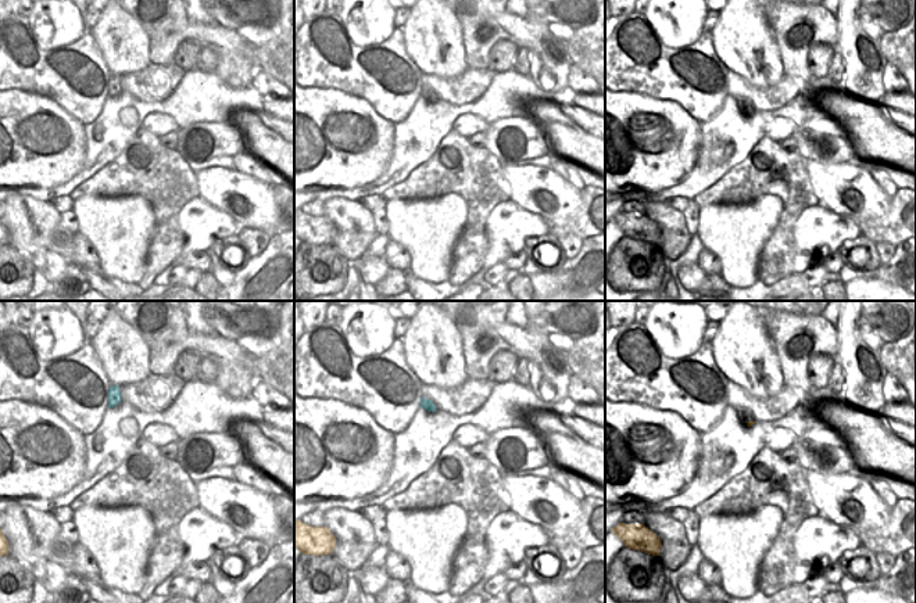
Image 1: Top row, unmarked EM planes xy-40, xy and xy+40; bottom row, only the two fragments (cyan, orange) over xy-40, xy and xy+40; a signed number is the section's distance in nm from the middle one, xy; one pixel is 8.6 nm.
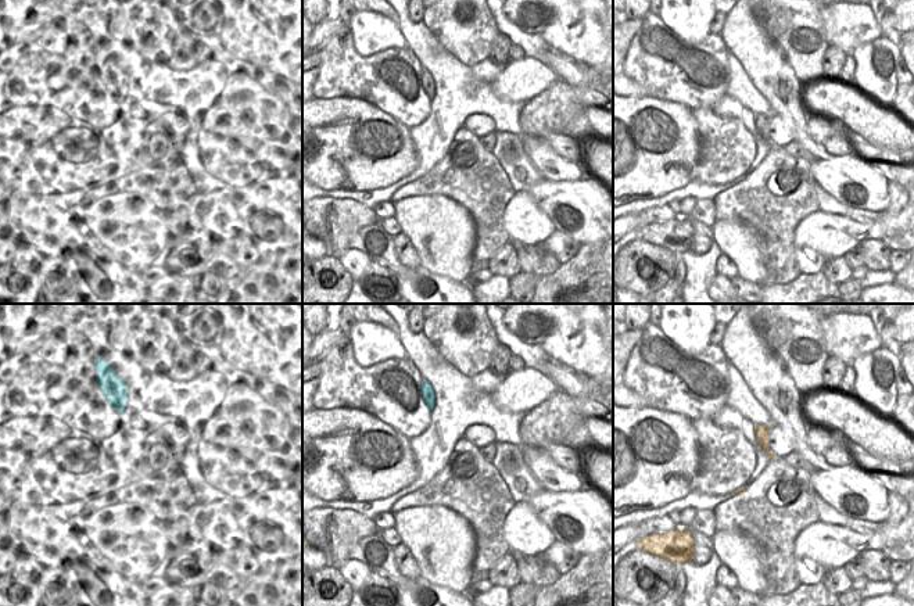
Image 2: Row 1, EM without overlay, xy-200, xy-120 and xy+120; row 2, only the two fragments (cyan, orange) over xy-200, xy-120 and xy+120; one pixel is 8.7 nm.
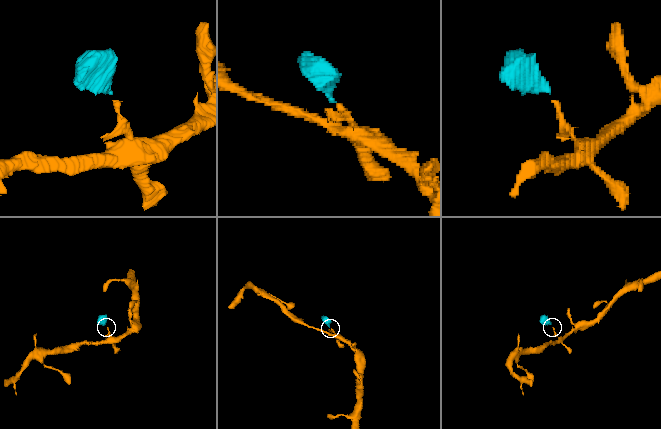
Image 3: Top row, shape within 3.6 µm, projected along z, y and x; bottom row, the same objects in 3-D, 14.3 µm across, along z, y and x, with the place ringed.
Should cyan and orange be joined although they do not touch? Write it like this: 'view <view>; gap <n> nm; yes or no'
view xy; gap 1350 nm; yes

